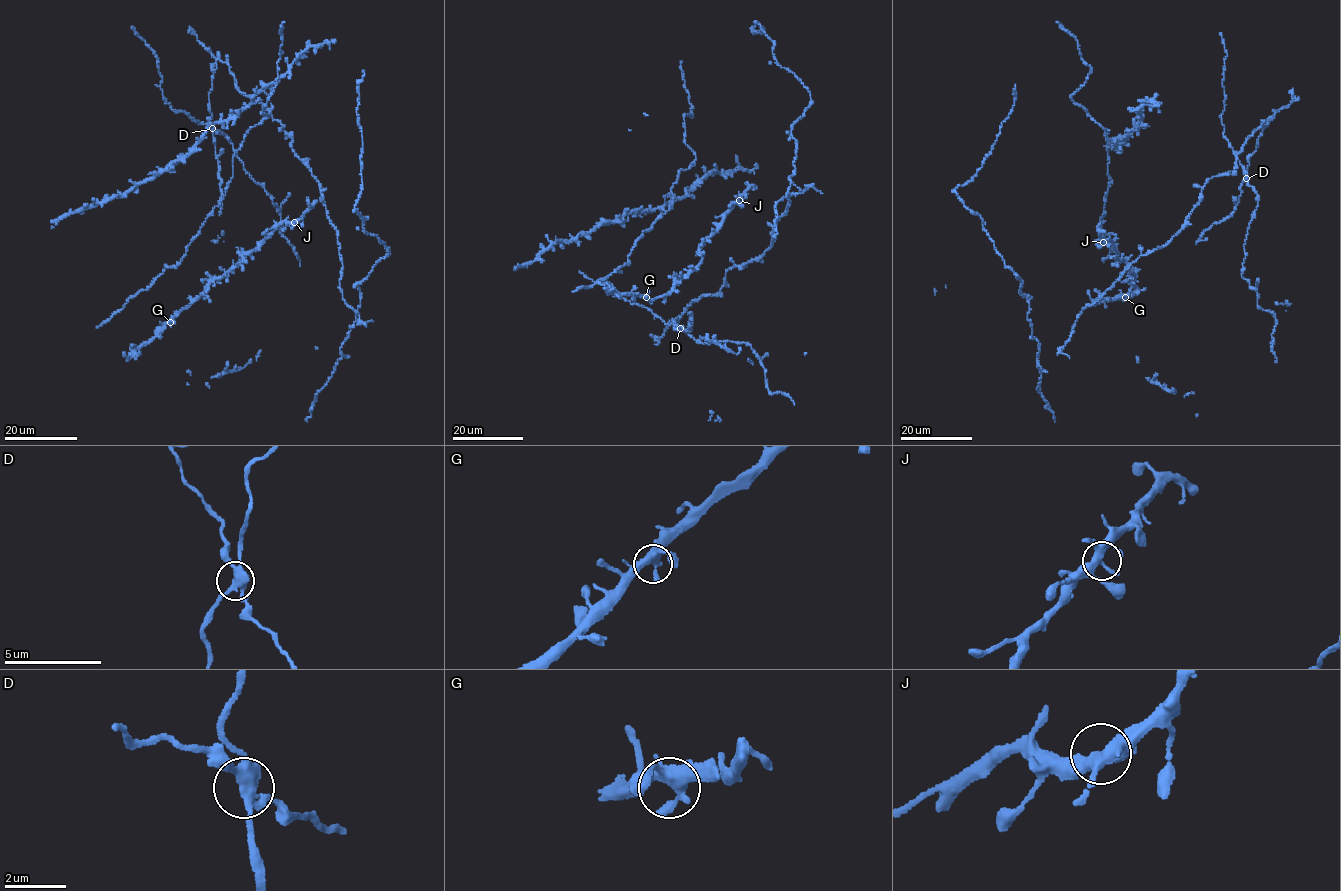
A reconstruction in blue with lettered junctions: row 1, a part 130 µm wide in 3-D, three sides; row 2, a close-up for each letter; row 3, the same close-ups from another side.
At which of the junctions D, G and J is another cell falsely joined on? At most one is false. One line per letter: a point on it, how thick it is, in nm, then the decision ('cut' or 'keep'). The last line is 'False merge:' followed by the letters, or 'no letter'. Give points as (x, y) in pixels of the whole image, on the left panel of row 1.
D: (212, 128) | 340 nm | cut
G: (170, 322) | 400 nm | keep
J: (294, 222) | 360 nm | keep
False merge: D

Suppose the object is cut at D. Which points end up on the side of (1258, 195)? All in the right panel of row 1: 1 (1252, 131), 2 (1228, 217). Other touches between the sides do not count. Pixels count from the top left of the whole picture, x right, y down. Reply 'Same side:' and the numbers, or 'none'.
Same side: none

